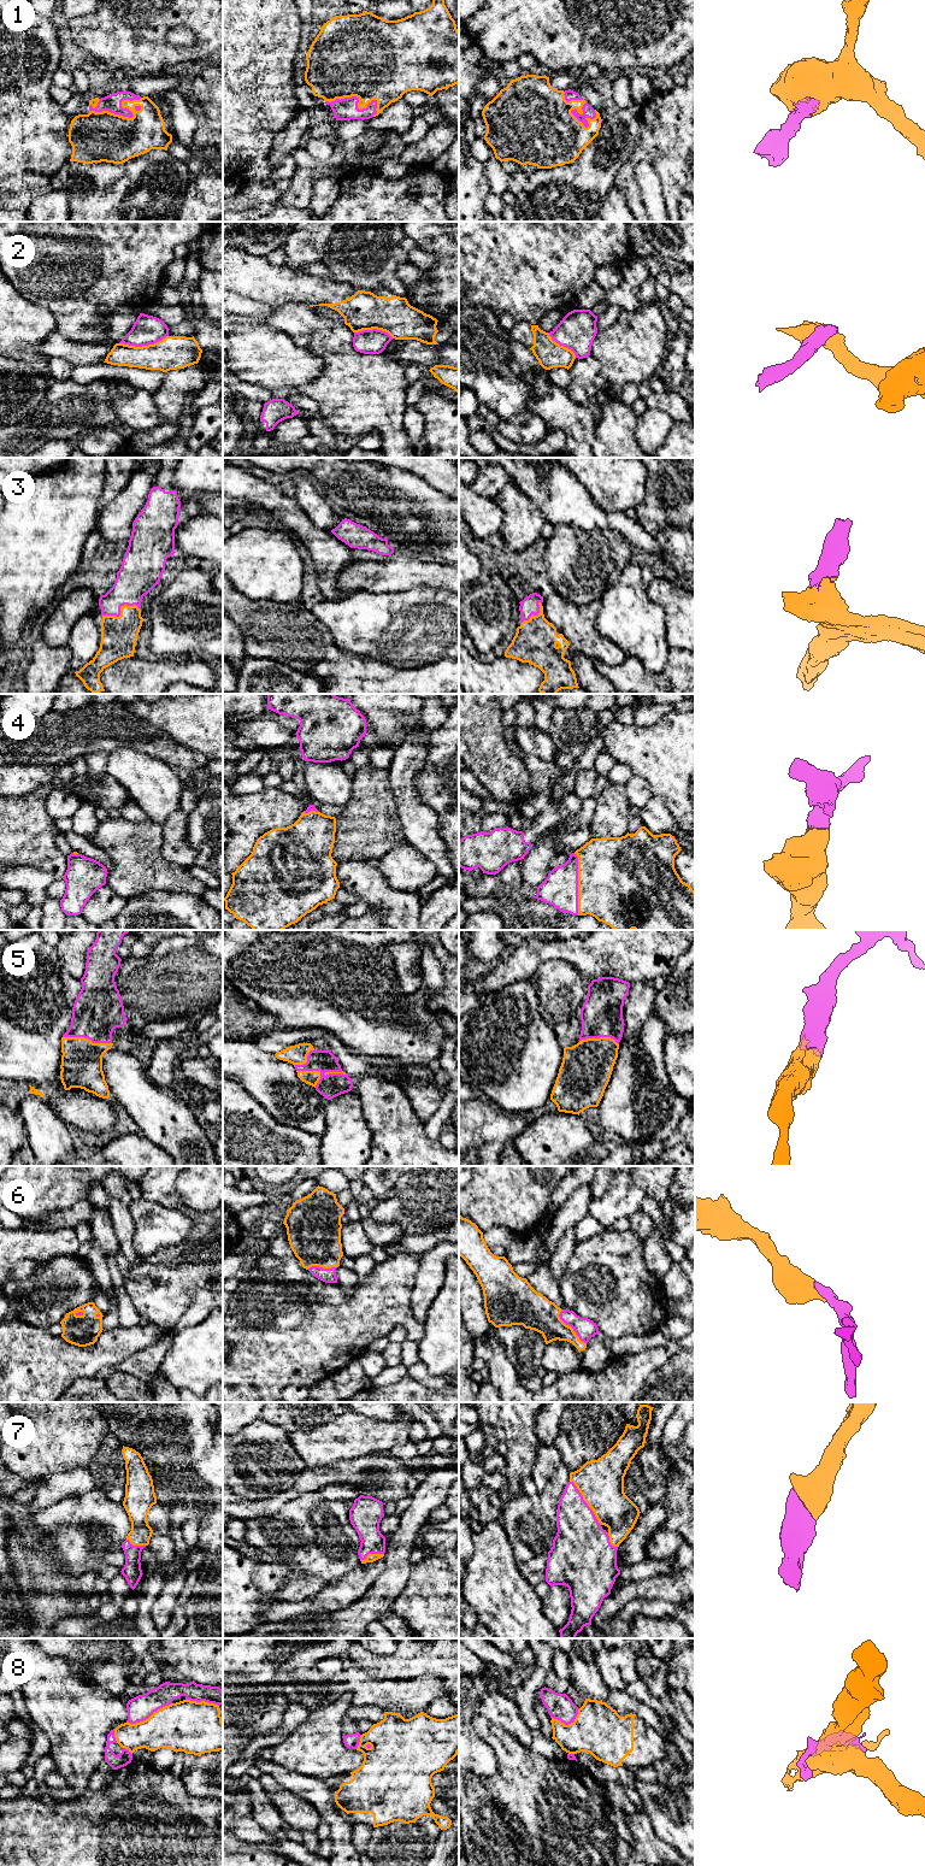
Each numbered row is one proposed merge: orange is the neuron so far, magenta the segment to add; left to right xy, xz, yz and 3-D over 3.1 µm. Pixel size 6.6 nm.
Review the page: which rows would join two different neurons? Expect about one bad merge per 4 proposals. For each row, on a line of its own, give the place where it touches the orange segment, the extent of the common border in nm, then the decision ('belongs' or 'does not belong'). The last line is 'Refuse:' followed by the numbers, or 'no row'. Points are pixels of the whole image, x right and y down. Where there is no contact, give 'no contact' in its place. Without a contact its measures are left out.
1: xy (128, 117) | 360 nm | belongs
2: xy (143, 346) | 340 nm | does not belong
3: xy (121, 610) | 260 nm | belongs
4: yz (578, 884) | 420 nm | belongs
5: xy (87, 1039) | 340 nm | belongs
6: yz (570, 1326) | 280 nm | belongs
7: yz (585, 1501) | 360 nm | belongs
8: xy (149, 1717) | 340 nm | does not belong
Refuse: 2, 8

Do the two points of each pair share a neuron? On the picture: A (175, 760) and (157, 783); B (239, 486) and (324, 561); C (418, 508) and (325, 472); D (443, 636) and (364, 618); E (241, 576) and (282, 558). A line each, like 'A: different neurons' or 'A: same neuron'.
A: different neurons
B: same neuron
C: same neuron
D: same neuron
E: same neuron

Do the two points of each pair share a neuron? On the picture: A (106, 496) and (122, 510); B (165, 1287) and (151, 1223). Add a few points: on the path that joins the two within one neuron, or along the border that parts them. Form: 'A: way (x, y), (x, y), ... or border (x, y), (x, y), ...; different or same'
A: border (129, 478), (128, 483), (100, 512); different
B: border (183, 1240), (141, 1258); different

